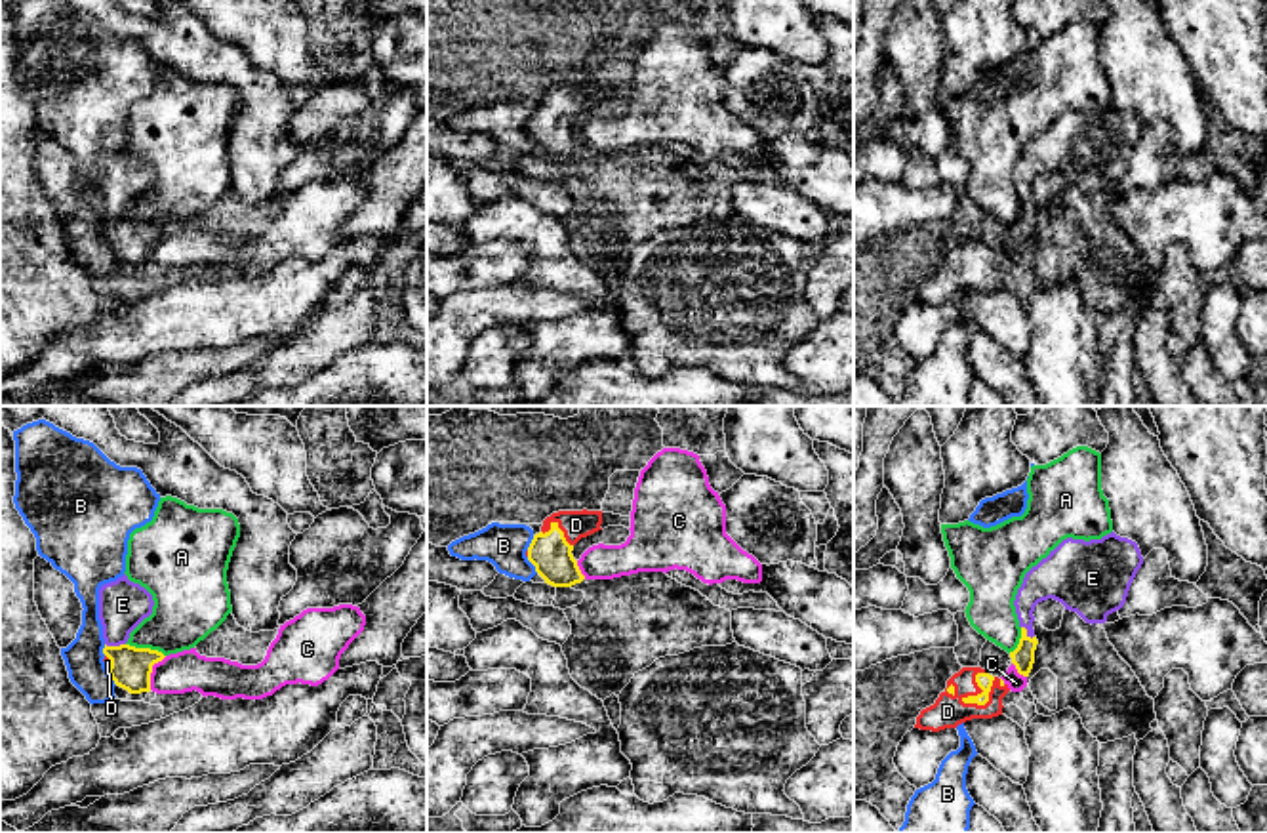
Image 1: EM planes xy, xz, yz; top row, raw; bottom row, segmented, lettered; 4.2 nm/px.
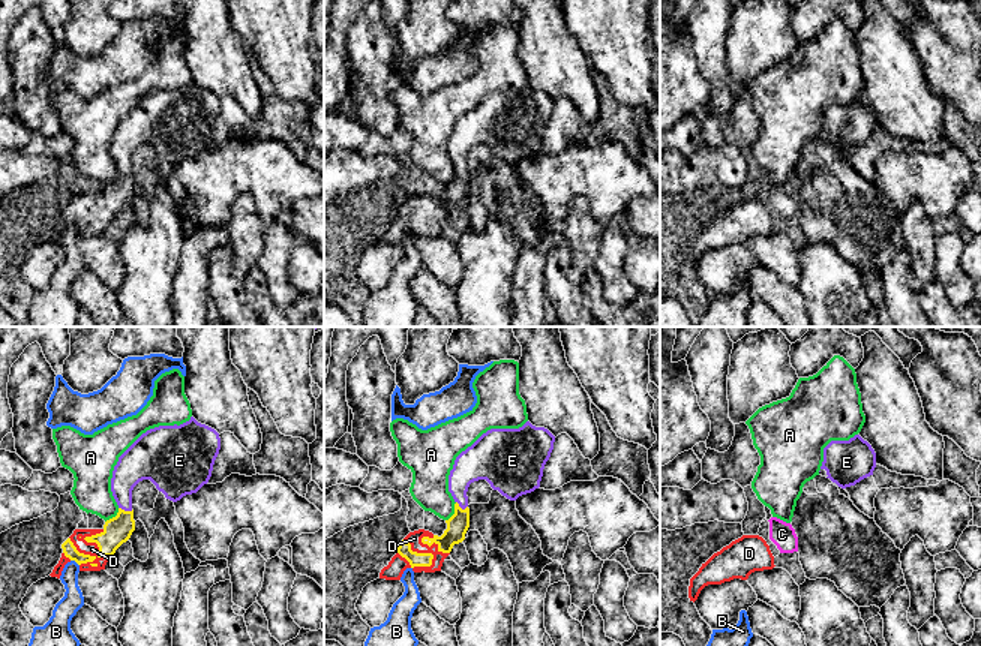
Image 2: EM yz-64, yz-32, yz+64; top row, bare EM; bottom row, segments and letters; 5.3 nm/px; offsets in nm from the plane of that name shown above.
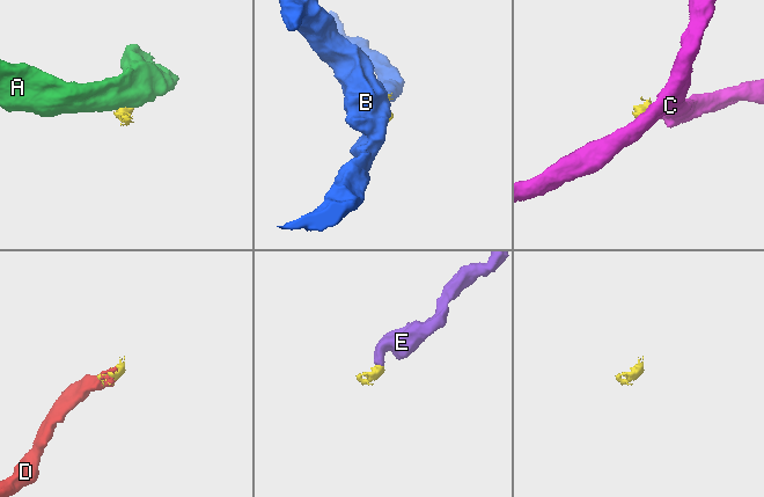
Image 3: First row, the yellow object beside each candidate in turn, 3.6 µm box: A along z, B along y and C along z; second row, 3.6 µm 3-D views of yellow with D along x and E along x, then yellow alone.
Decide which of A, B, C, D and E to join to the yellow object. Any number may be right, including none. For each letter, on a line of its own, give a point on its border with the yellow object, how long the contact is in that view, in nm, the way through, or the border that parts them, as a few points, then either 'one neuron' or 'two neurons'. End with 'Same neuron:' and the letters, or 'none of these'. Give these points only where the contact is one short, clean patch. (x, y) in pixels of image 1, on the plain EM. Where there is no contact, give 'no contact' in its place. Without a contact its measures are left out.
A: contact xy (145, 222); length 180 nm; border xy (126, 216), (138, 222), (157, 222), (164, 229); two neurons
B: contact xy (111, 250); length 90 nm; border xy (105, 241), (117, 258); two neurons
C: contact xy (151, 244); length 160 nm; border xy (166, 229), (153, 239), (149, 262); two neurons
D: contact yz (985, 275); length 180 nm; way yz (984, 254), (985, 275), (957, 277), (947, 284); one neuron
E: contact xy (115, 220); length 90 nm; way xy (130, 241), (115, 220), (122, 178); one neuron
Same neuron: D, E

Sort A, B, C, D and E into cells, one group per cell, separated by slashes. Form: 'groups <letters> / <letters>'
groups A / B / C / D E

